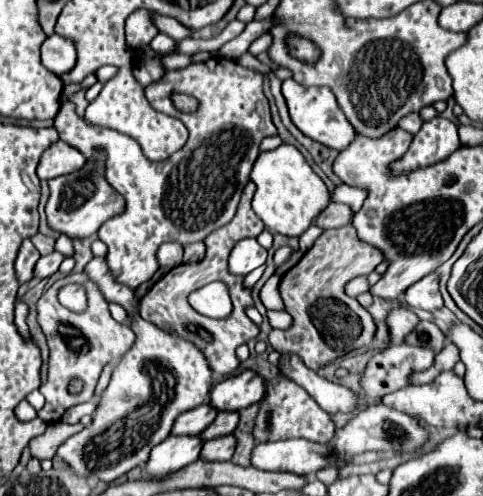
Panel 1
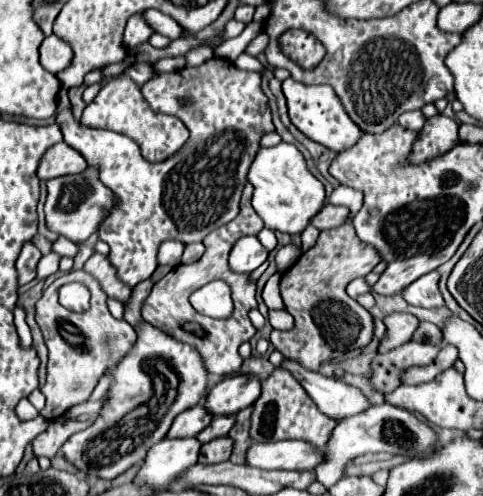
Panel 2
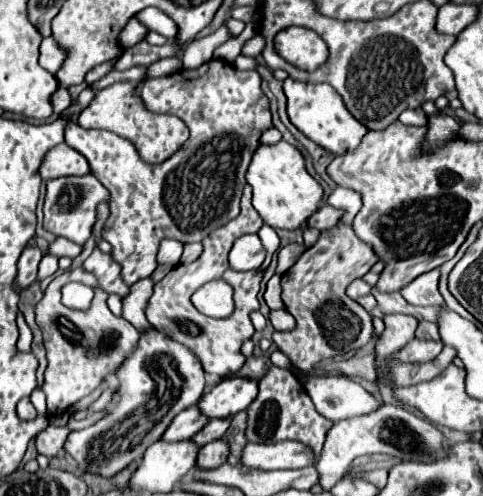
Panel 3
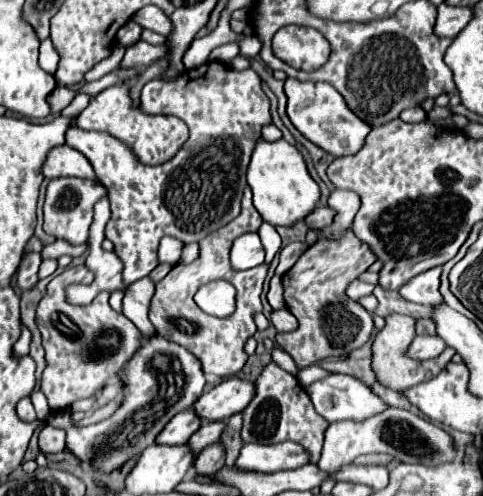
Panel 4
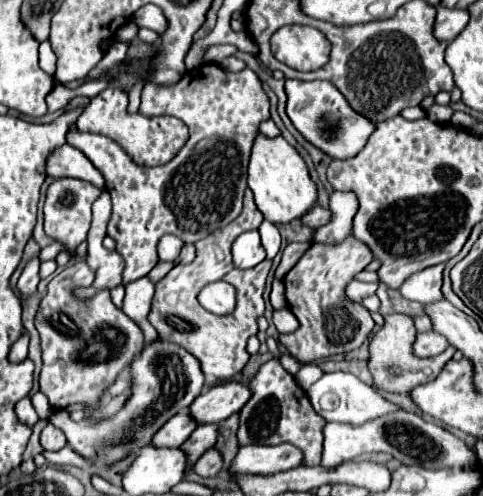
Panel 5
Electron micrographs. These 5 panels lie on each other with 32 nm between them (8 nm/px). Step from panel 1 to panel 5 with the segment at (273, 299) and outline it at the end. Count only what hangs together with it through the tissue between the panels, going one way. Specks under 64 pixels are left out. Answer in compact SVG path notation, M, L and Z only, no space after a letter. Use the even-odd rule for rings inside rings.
M274 278L274 282L272 282L270 302L272 302L274 310L282 310L282 308L286 308L286 298L284 298L284 284L282 284L282 280L278 280L278 278Z

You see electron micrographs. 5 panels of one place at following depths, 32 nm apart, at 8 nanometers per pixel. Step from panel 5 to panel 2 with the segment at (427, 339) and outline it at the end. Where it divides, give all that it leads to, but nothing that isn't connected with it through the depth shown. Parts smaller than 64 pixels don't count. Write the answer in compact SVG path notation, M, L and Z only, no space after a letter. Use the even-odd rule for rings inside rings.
M408 342L400 348L394 348L386 356L378 356L372 360L372 386L378 392L392 392L400 386L398 374L408 366L426 366L440 352L438 344L430 342Z

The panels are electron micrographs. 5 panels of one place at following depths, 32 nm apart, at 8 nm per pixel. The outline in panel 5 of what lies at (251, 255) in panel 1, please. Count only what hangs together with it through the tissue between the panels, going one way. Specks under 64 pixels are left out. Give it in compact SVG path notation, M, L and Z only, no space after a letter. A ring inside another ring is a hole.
M250 230L250 232L240 234L238 240L234 240L232 256L234 256L234 264L238 268L252 268L252 266L260 264L266 258L266 252L260 244L258 230Z

